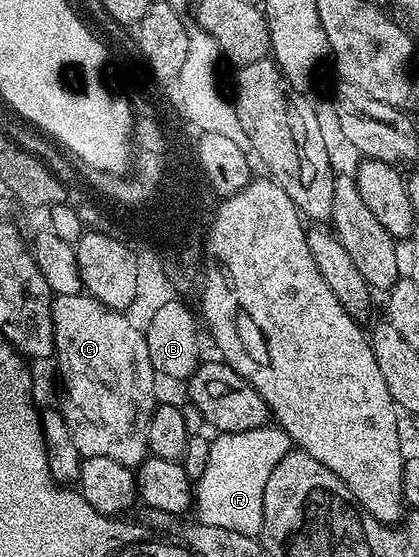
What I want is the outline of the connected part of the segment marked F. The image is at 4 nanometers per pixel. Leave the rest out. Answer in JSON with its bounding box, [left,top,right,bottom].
[194,425,294,536]

